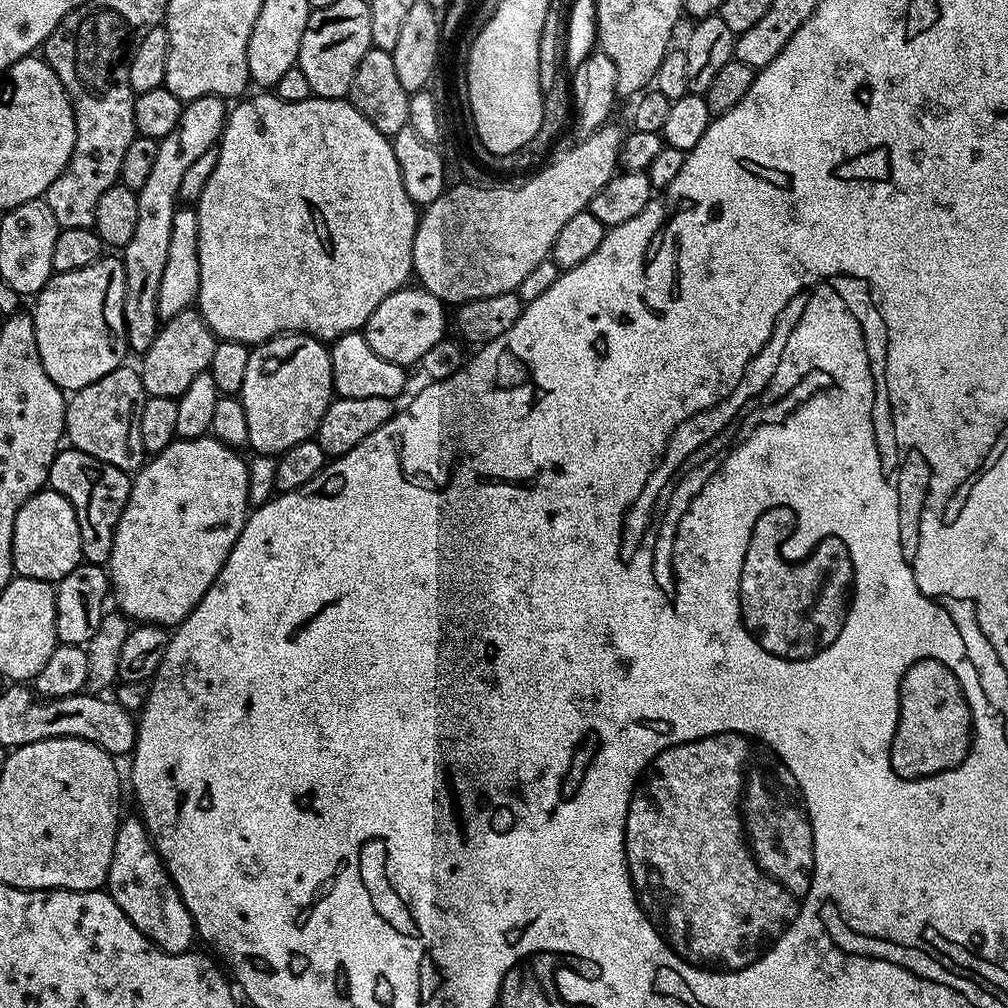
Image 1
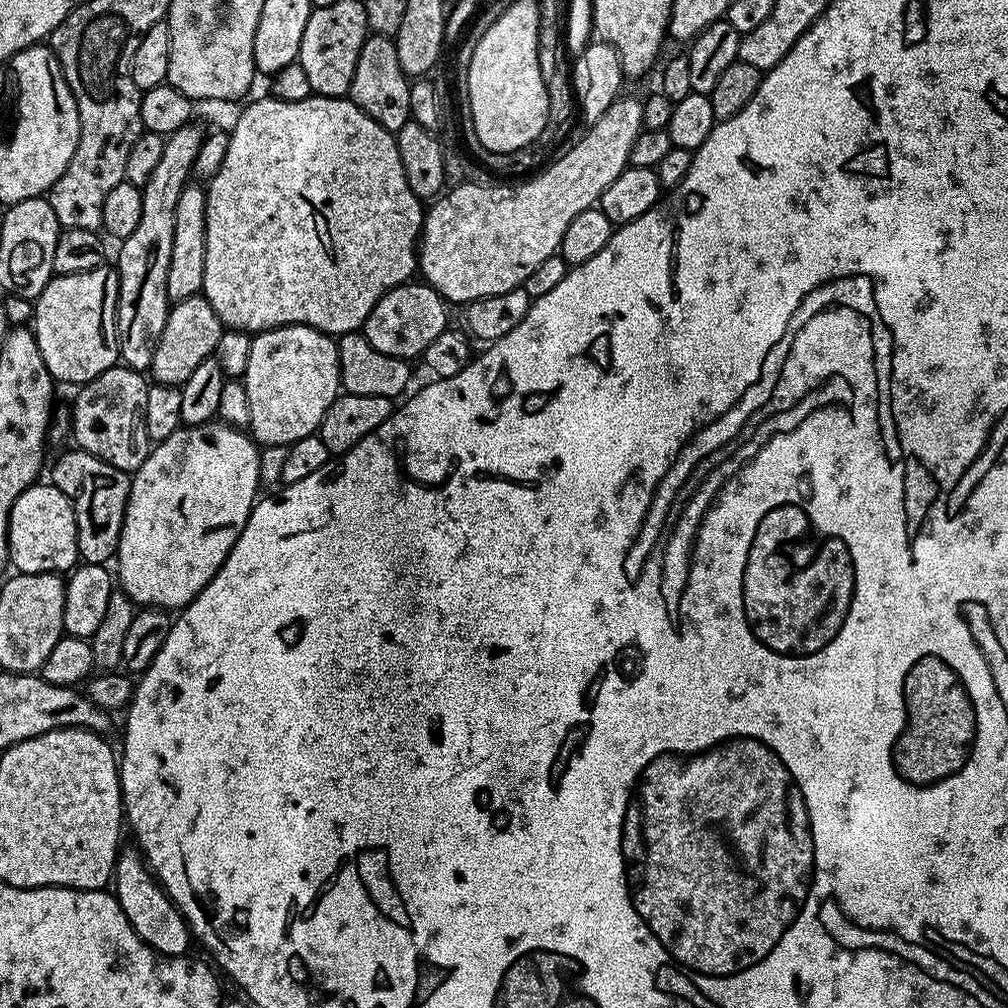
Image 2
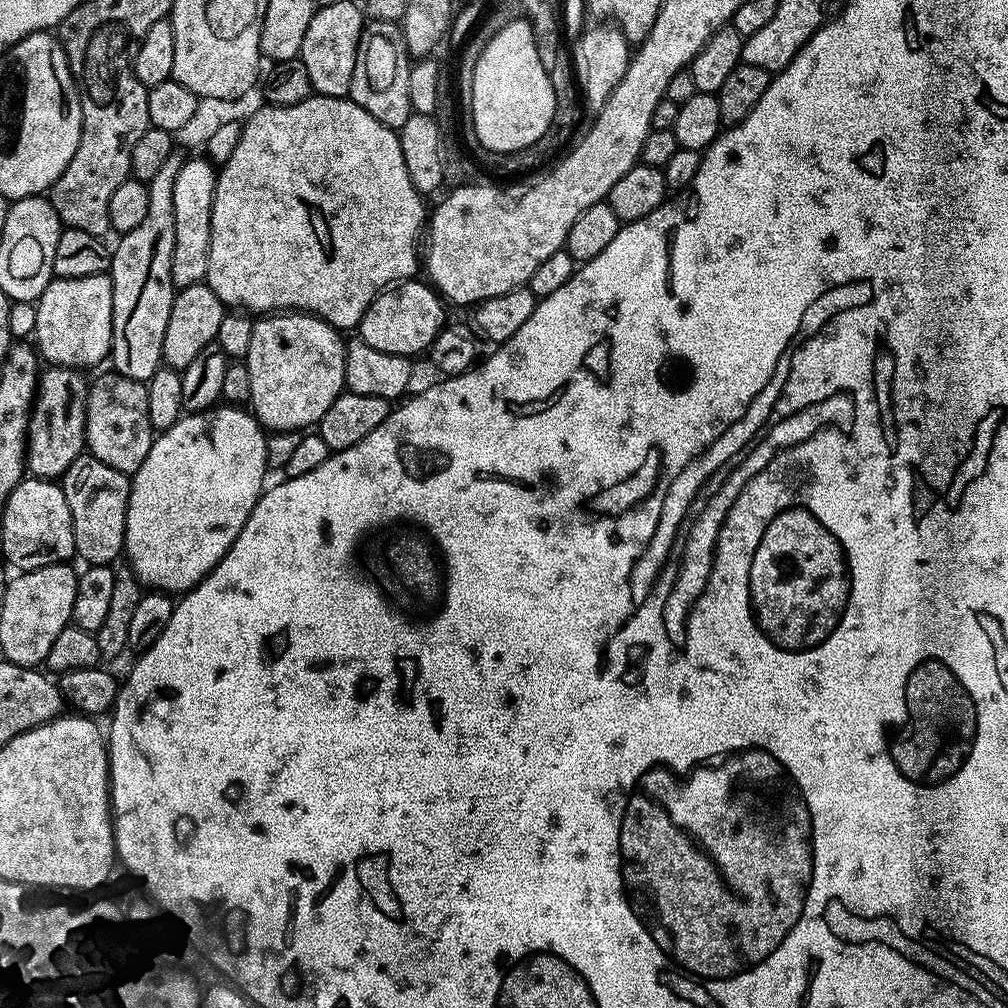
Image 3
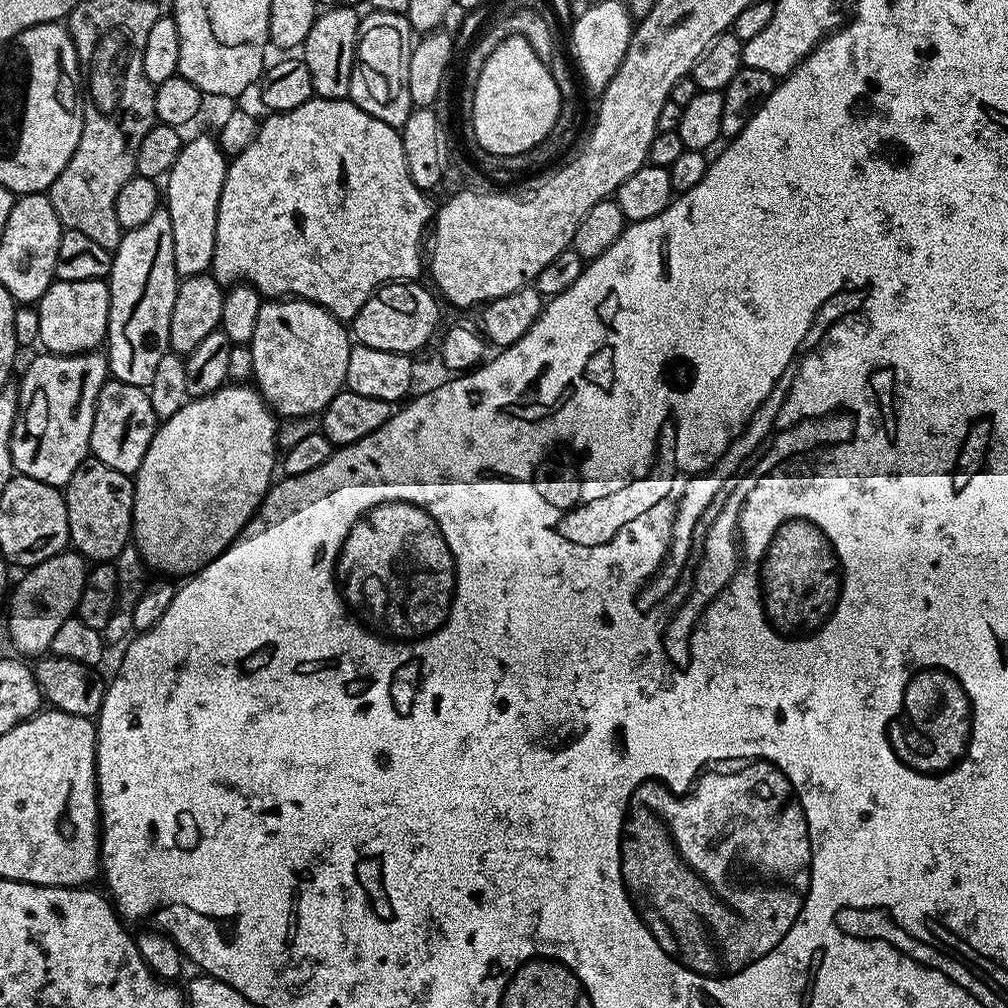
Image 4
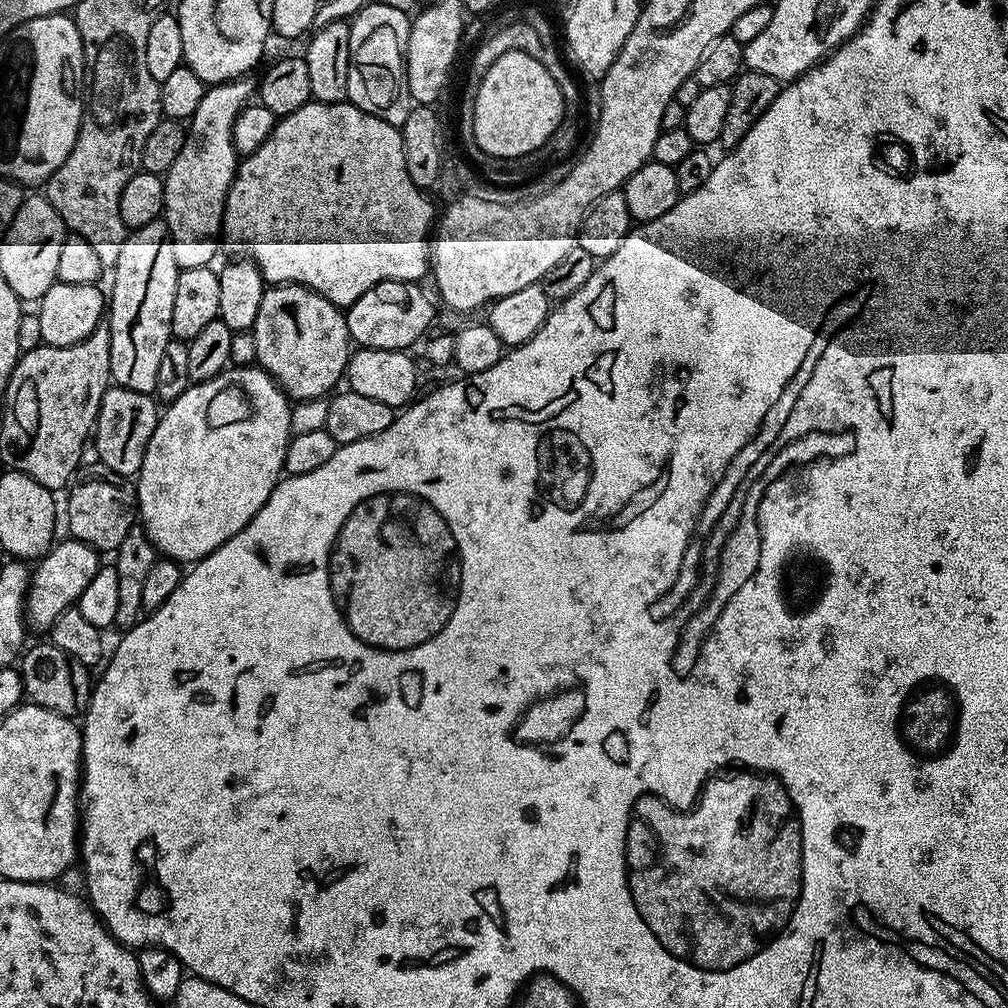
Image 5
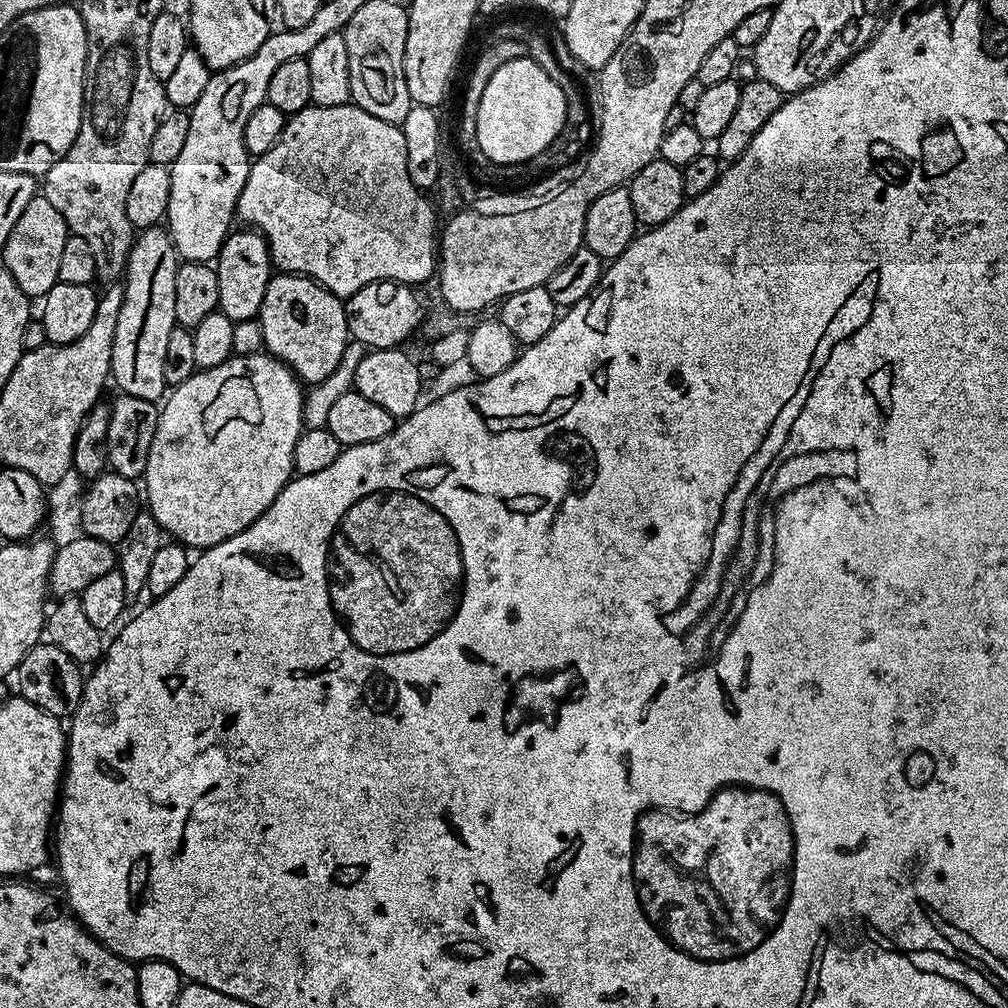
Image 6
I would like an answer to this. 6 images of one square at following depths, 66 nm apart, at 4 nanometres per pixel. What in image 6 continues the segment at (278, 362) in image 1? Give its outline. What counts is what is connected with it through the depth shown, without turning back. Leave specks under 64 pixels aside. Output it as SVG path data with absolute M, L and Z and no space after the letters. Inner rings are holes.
M276 274L268 281L258 317L267 355L281 360L305 385L330 378L350 342L344 300L310 276Z

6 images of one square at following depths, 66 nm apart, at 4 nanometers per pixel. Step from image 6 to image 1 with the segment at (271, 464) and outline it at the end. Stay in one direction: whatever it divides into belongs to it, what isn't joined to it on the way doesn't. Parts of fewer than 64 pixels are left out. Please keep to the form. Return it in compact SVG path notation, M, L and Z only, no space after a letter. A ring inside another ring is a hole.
M199 436L193 440L182 440L176 438L172 444L166 446L161 452L155 453L145 463L139 472L135 473L130 490L130 498L126 502L124 512L120 516L120 521L116 527L116 537L112 547L112 559L110 561L110 592L114 597L115 607L123 615L136 622L147 622L157 626L179 626L184 623L187 616L193 612L200 599L208 593L208 587L216 580L216 576L222 570L222 566L228 560L232 548L236 544L236 539L242 534L244 524L250 515L250 505L248 502L248 465L245 457L240 457L227 444L221 444L215 436Z

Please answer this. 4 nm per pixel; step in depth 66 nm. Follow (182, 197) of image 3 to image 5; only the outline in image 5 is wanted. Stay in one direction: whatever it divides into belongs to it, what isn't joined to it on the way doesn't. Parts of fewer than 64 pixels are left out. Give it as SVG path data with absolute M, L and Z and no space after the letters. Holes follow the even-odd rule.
M251 79L228 80L224 84L213 84L207 89L198 102L198 110L194 110L192 119L187 121L184 133L184 145L178 153L174 166L165 172L164 182L164 214L163 221L168 225L174 242L174 262L182 268L207 268L216 256L216 239L221 239L224 226L224 207L230 186L236 177L238 153L232 144L232 127L238 114L253 99L254 84Z

